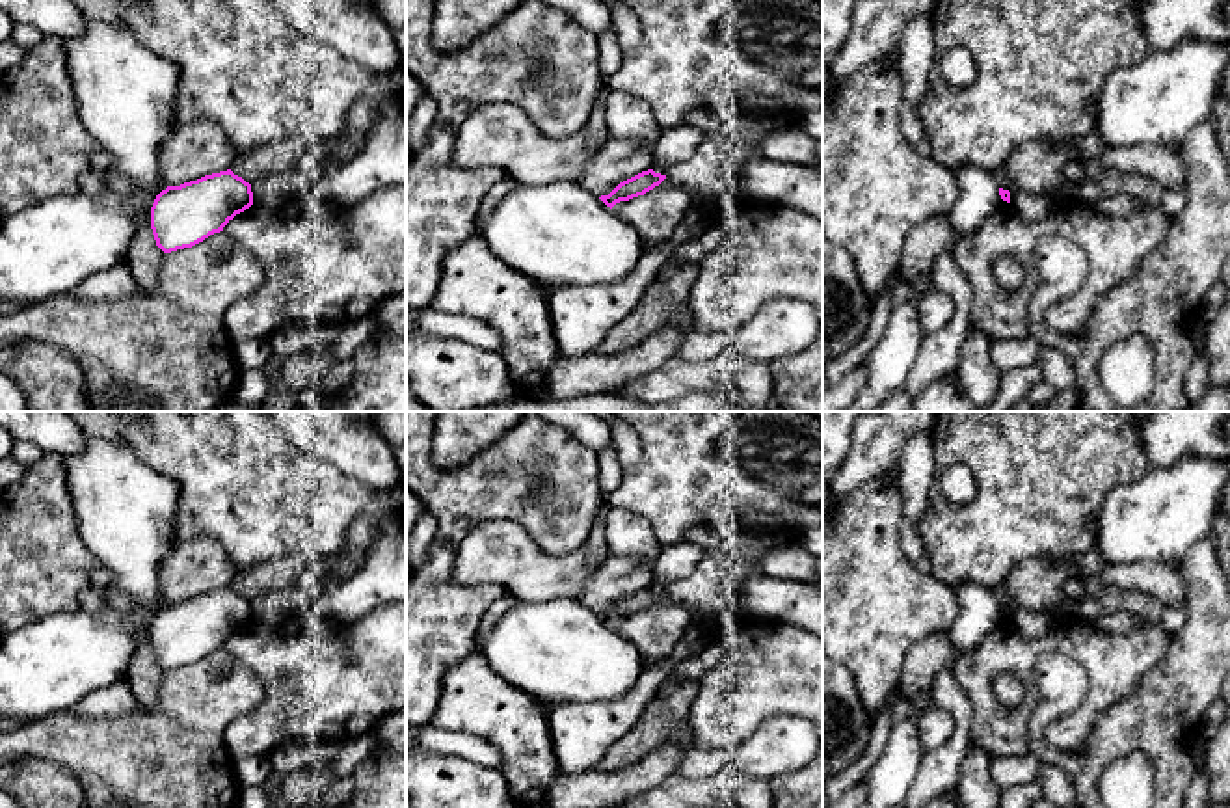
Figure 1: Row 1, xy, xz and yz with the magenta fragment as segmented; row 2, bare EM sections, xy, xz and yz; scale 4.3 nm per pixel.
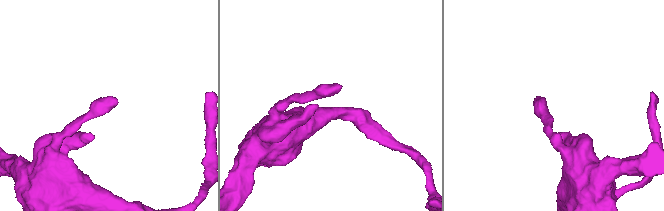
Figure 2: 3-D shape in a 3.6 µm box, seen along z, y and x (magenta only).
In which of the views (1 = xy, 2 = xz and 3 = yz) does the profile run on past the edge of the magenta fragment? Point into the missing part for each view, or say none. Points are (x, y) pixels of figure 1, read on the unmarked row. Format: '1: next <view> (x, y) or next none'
1: next none
2: next none
3: next none

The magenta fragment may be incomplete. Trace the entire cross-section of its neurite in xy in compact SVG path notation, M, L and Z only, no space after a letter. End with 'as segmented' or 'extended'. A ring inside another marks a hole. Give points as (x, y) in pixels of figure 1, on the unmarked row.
M231 586L162 607L151 624L151 646L164 670L192 665L253 622L251 601Z; as segmented

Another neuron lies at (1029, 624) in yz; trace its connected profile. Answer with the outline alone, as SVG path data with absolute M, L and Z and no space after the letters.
M996 586L992 588L992 592L996 599L999 601L999 605L1010 609L1010 620L1014 622L1022 637L1036 639L1036 637L1044 637L1057 629L1059 624L1055 616L1046 614L1046 613L1027 611L1025 607L1022 607L1020 603L1016 603L1014 599L1007 596L1005 586Z

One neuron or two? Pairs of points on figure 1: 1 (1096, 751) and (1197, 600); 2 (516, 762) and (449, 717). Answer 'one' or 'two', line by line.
1: one
2: one

